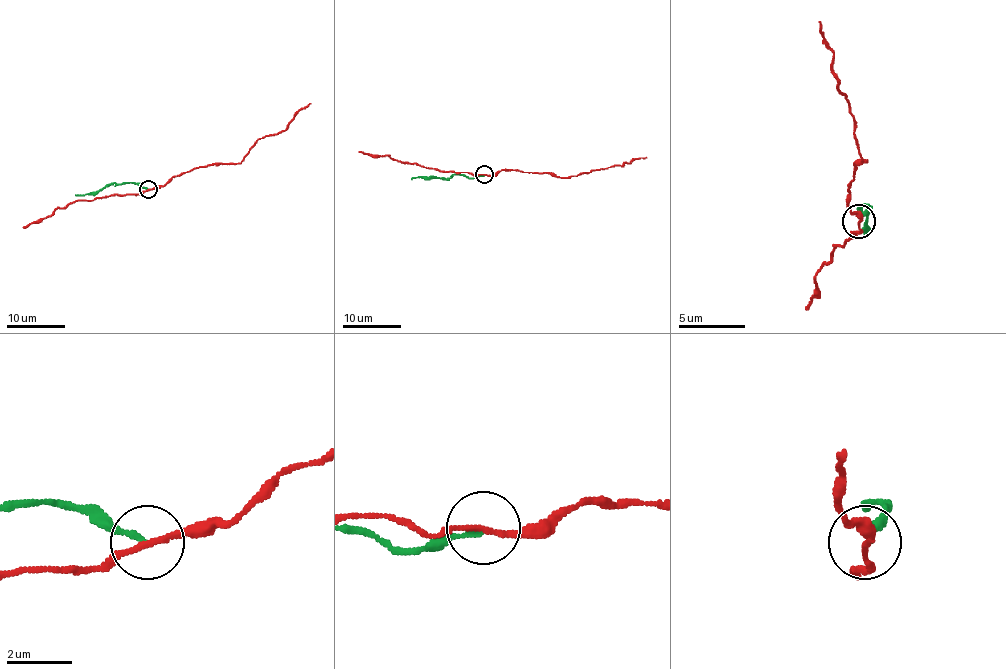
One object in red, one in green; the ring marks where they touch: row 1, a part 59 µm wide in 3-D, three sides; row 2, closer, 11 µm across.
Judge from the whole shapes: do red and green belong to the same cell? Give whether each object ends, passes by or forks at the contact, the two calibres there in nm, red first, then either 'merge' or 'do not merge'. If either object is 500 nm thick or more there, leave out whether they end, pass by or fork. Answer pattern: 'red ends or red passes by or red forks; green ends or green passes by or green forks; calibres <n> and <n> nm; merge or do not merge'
red passes by; green ends; calibres 160 and 160 nm; do not merge

